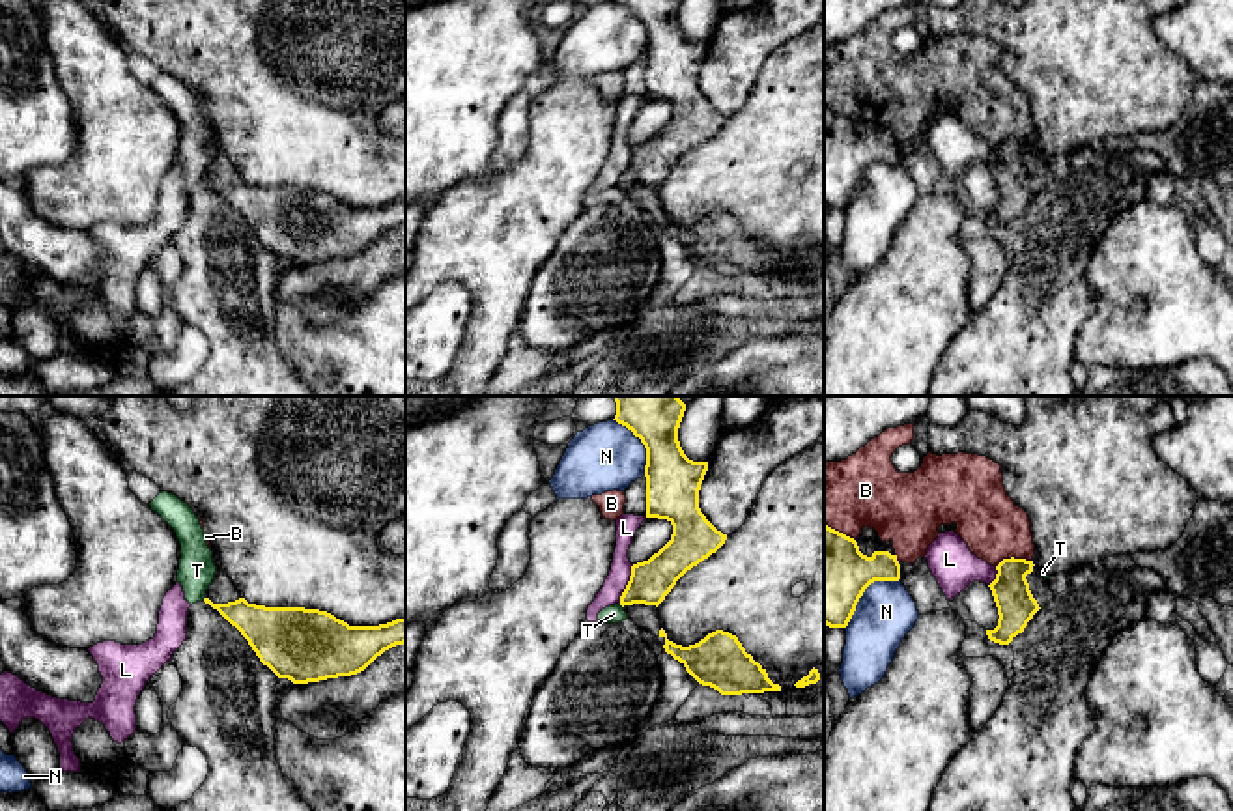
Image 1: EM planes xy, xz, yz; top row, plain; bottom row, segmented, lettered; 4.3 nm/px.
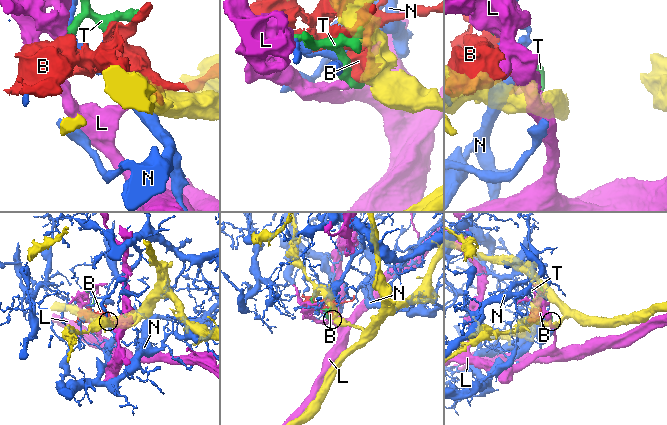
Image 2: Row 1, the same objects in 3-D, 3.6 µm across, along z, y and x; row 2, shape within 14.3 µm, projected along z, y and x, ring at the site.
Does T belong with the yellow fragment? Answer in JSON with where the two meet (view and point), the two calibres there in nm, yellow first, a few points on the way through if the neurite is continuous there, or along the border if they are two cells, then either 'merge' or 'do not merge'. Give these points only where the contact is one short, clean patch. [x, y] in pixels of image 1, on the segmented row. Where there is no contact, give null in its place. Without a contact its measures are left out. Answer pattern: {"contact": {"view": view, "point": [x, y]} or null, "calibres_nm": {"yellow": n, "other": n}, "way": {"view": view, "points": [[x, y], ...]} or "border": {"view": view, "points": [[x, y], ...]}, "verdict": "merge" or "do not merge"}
{"contact": null, "verdict": "do not merge"}

